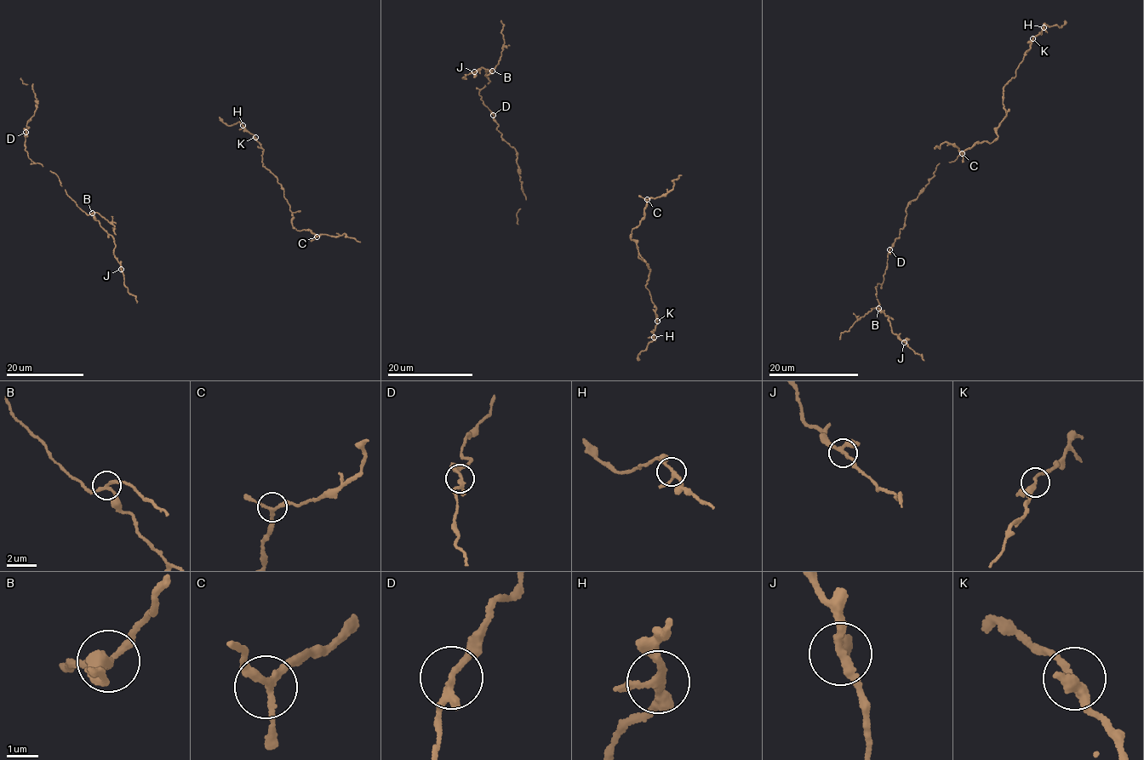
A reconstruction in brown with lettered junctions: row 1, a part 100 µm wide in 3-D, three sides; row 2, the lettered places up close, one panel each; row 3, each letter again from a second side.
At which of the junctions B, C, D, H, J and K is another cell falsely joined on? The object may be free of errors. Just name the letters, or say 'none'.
B

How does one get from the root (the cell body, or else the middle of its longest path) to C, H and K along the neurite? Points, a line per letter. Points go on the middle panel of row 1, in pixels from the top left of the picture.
C: (649, 277), (647, 263), (637, 256), (636, 244), (629, 237), (632, 229), (640, 225), (647, 199)
H: (649, 277), (646, 288), (658, 315), (654, 337)
K: (649, 277), (646, 288), (656, 307), (657, 321)

